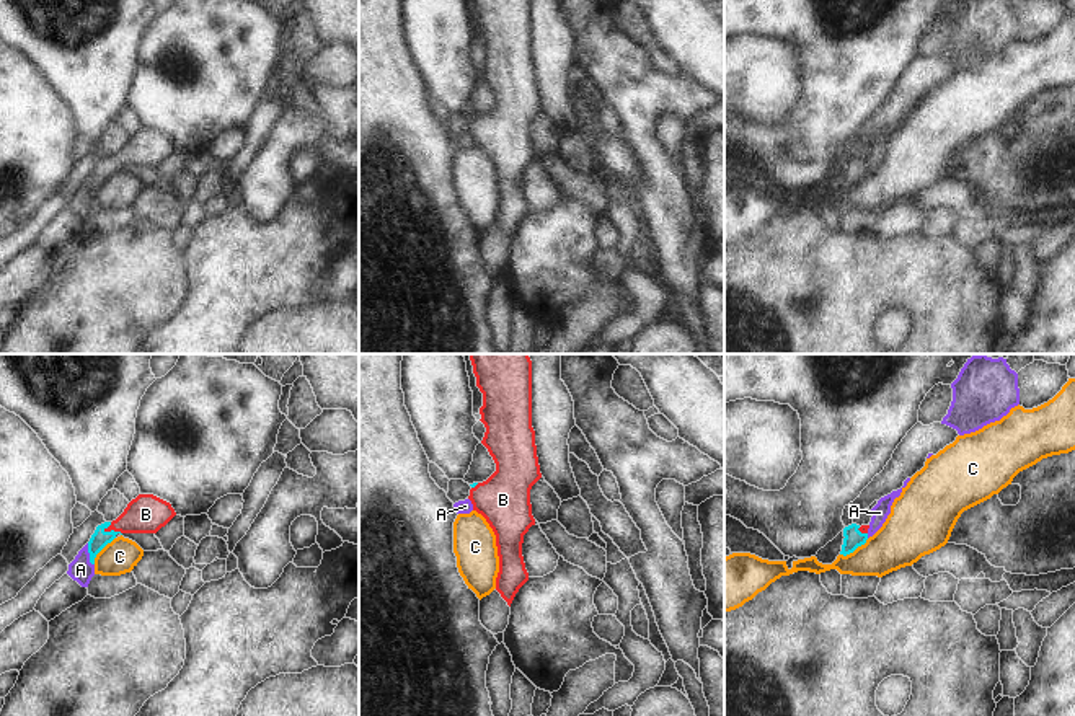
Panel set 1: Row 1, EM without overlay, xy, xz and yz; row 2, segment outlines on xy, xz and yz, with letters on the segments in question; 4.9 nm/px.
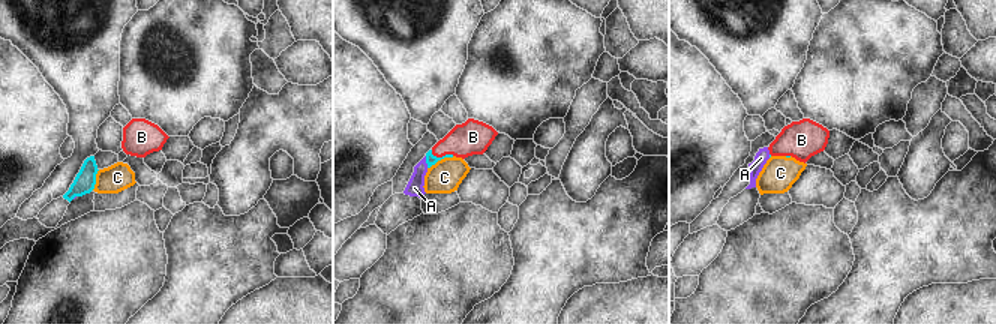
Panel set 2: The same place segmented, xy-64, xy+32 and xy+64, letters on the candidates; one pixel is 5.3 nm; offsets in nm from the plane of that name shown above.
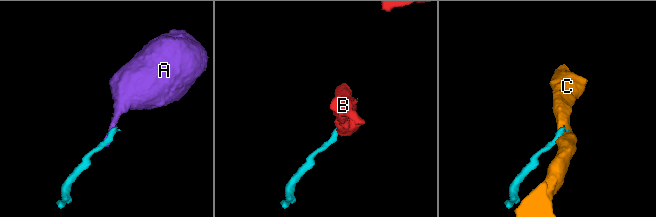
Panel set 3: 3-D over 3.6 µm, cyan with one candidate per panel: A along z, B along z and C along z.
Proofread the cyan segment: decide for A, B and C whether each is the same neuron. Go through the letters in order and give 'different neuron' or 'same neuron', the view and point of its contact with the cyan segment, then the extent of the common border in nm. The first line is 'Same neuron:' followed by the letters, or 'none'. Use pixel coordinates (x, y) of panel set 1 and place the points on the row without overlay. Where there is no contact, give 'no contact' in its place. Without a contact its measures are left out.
Same neuron: B
A: different neuron; meets cyan in xy at (90, 190); contact 120 nm long
B: same neuron; meets cyan in xy at (113, 165); contact 100 nm long
C: different neuron; meets cyan in yz at (853, 185); contact 170 nm long

